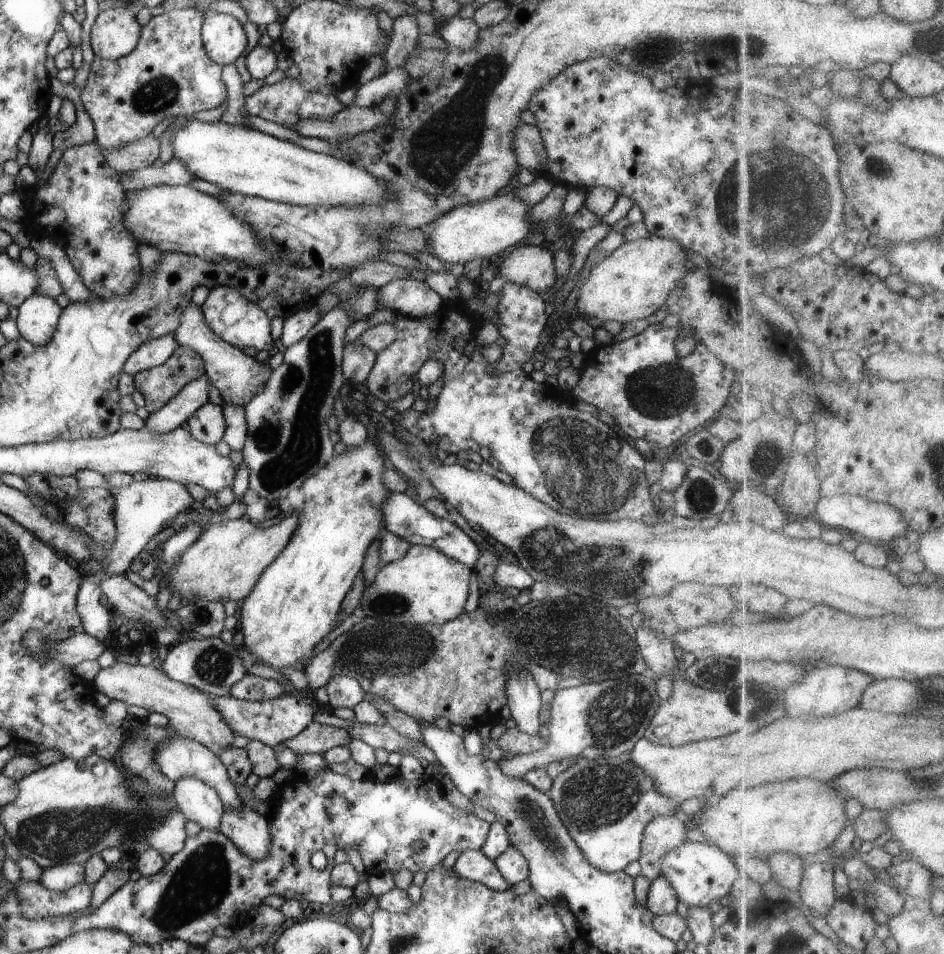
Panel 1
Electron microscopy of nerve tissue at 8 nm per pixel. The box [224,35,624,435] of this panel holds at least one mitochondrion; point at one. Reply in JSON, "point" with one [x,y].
{"point":[444,149]}

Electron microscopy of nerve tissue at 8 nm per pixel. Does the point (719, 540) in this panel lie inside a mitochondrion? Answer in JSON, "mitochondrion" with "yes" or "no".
{"mitochondrion":"no"}

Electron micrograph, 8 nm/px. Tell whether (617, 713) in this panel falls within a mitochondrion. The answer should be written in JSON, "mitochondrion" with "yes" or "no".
{"mitochondrion":"yes"}

